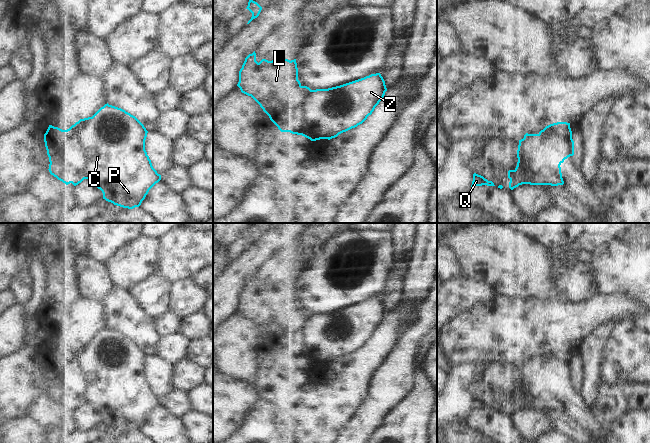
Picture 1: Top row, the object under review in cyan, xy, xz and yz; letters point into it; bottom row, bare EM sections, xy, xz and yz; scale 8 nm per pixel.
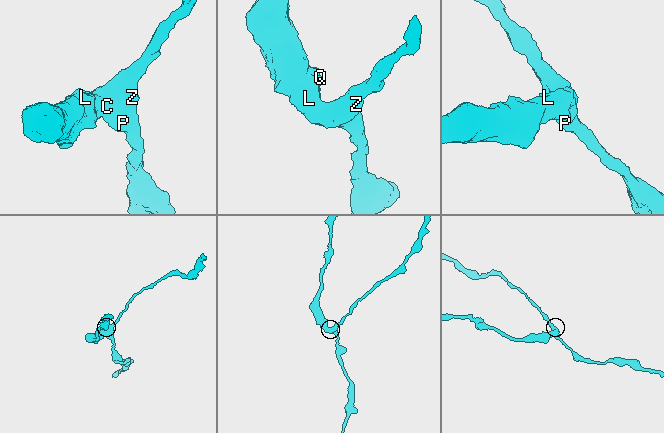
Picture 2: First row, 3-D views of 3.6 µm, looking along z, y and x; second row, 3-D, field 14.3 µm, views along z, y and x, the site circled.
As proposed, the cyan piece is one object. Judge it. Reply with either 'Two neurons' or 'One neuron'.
Two neurons.

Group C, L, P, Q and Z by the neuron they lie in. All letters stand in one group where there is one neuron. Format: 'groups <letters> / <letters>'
groups C P Z / L Q

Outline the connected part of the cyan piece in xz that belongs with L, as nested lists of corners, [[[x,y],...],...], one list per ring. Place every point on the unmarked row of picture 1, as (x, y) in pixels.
[[[255,275],[249,278],[239,295],[239,306],[237,310],[241,316],[251,320],[269,340],[270,344],[278,351],[281,356],[290,356],[292,358],[302,359],[304,354],[303,348],[294,347],[293,344],[299,339],[299,329],[303,323],[310,317],[311,313],[307,310],[302,310],[298,304],[298,292],[296,283],[276,283],[268,285],[262,283],[259,287],[256,285]]]

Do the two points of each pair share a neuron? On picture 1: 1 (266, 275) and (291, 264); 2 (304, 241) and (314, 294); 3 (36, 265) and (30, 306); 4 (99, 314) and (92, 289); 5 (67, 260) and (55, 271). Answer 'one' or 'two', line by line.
1: one
2: two
3: one
4: two
5: one

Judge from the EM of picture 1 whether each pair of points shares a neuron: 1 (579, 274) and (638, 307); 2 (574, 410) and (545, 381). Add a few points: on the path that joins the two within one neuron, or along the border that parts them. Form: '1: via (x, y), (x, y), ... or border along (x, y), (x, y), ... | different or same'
1: border along (598, 293), (586, 301), (575, 302) | different
2: via (571, 402), (561, 392), (553, 389) | same

